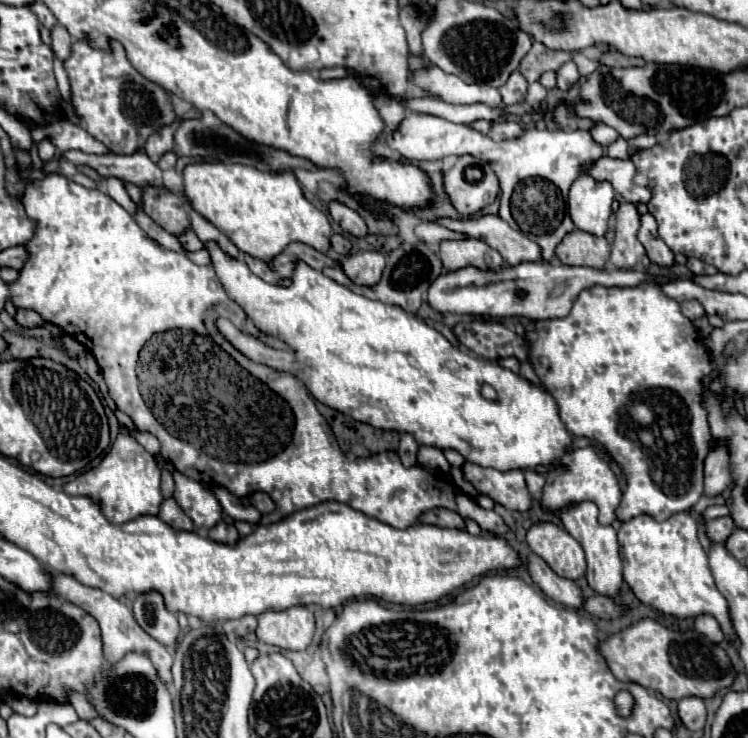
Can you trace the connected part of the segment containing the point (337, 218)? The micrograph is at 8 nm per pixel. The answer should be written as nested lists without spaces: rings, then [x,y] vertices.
[[[332,200],[328,204],[328,212],[334,218],[334,222],[338,222],[342,226],[342,230],[346,230],[346,232],[350,232],[354,236],[366,236],[366,232],[368,232],[366,222],[360,218],[358,212],[348,208],[346,204],[342,204],[338,200]]]

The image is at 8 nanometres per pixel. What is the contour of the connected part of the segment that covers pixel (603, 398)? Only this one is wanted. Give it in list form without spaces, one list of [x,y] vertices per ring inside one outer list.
[[[640,284],[636,288],[592,286],[578,294],[568,316],[538,320],[536,328],[526,332],[524,338],[528,360],[538,378],[542,372],[542,384],[554,396],[566,428],[574,436],[586,436],[604,446],[624,470],[626,492],[616,510],[618,520],[626,518],[628,522],[638,514],[666,520],[698,502],[704,490],[704,458],[712,438],[706,410],[700,406],[700,380],[712,370],[712,358],[692,322],[680,312],[678,302],[662,294],[658,284]]]

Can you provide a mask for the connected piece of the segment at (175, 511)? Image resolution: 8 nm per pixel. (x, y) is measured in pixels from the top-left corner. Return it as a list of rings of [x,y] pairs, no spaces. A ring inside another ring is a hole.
[[[166,498],[160,506],[160,514],[158,514],[166,524],[180,528],[180,530],[194,530],[192,520],[184,514],[184,510],[174,502],[174,498]]]

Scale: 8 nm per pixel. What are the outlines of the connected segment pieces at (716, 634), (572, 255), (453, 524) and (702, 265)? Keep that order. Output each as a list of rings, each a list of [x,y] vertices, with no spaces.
[[[708,614],[696,616],[696,618],[694,618],[694,628],[696,628],[702,636],[706,636],[708,640],[712,640],[712,642],[716,642],[716,644],[720,644],[727,639],[724,632],[722,632],[722,628],[720,628],[720,624],[718,624],[718,620],[716,620],[714,616],[708,616]]]
[[[574,230],[558,244],[556,256],[562,264],[568,264],[568,266],[604,268],[610,256],[610,250],[612,250],[612,244],[606,238],[598,238],[588,232]]]
[[[434,508],[428,510],[420,516],[420,522],[424,524],[434,524],[434,526],[442,526],[442,528],[456,528],[456,530],[466,530],[464,518],[452,510],[446,508]]]
[[[688,258],[686,268],[690,272],[694,272],[694,274],[716,274],[716,268],[714,266],[710,266],[710,264],[706,264],[706,262],[698,260],[698,258]]]

